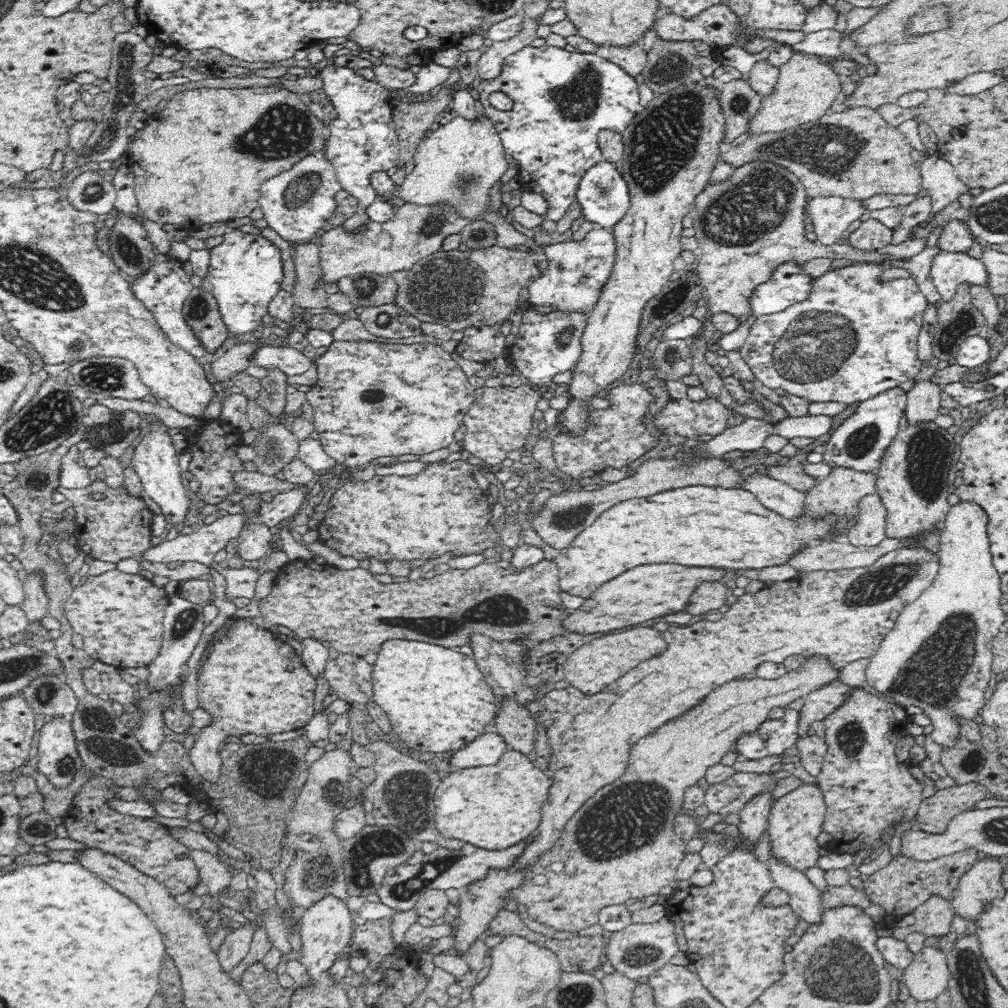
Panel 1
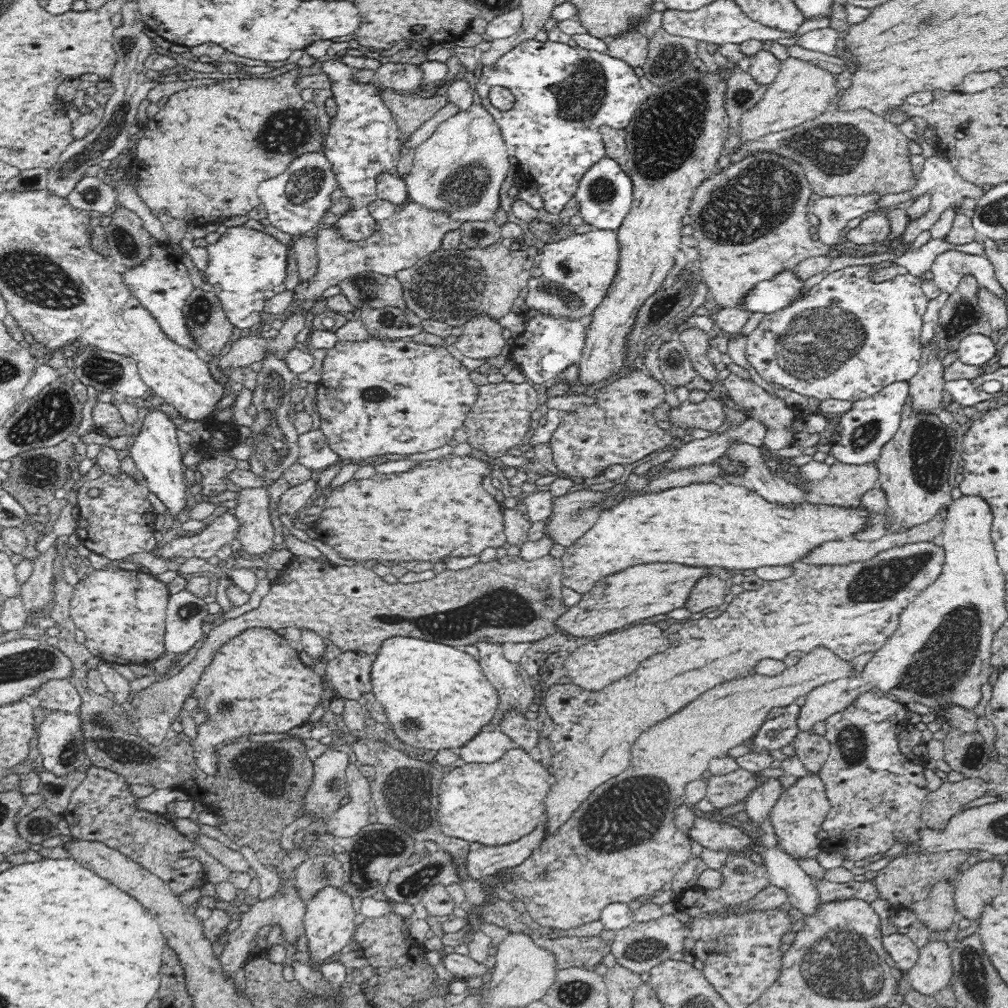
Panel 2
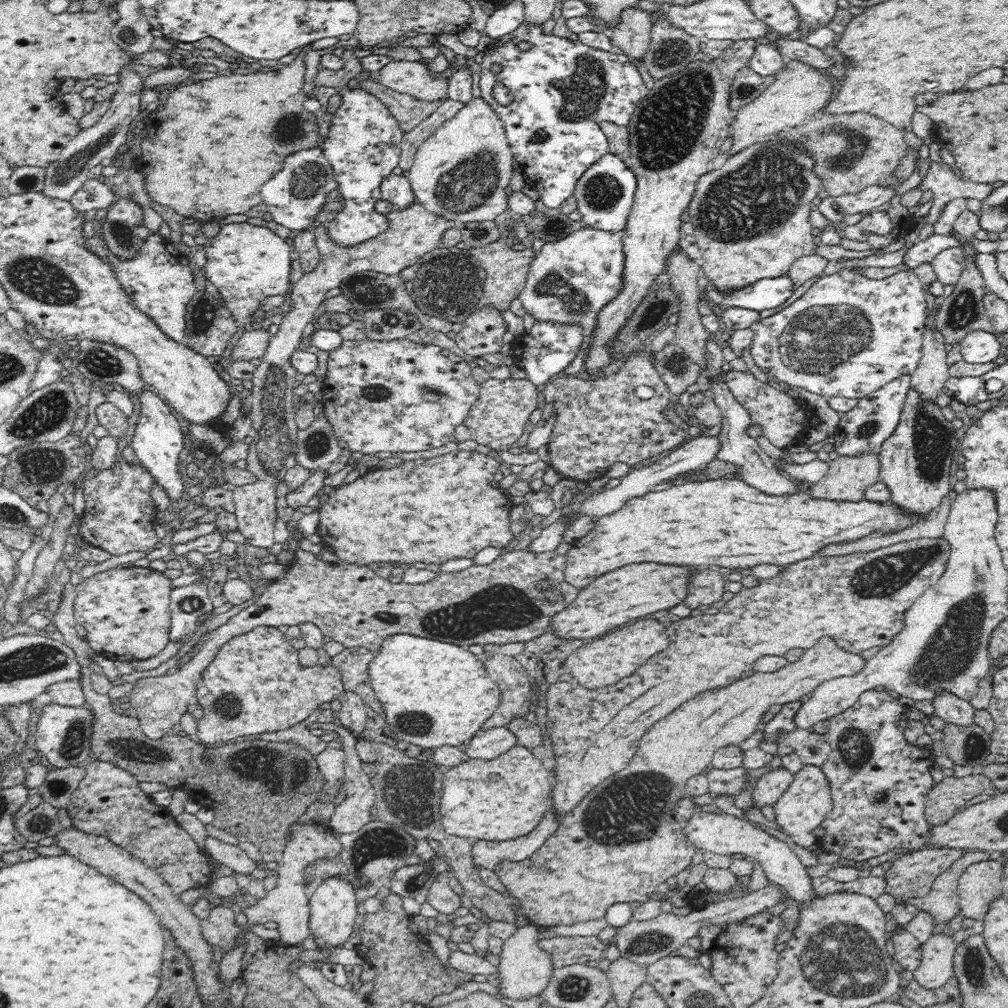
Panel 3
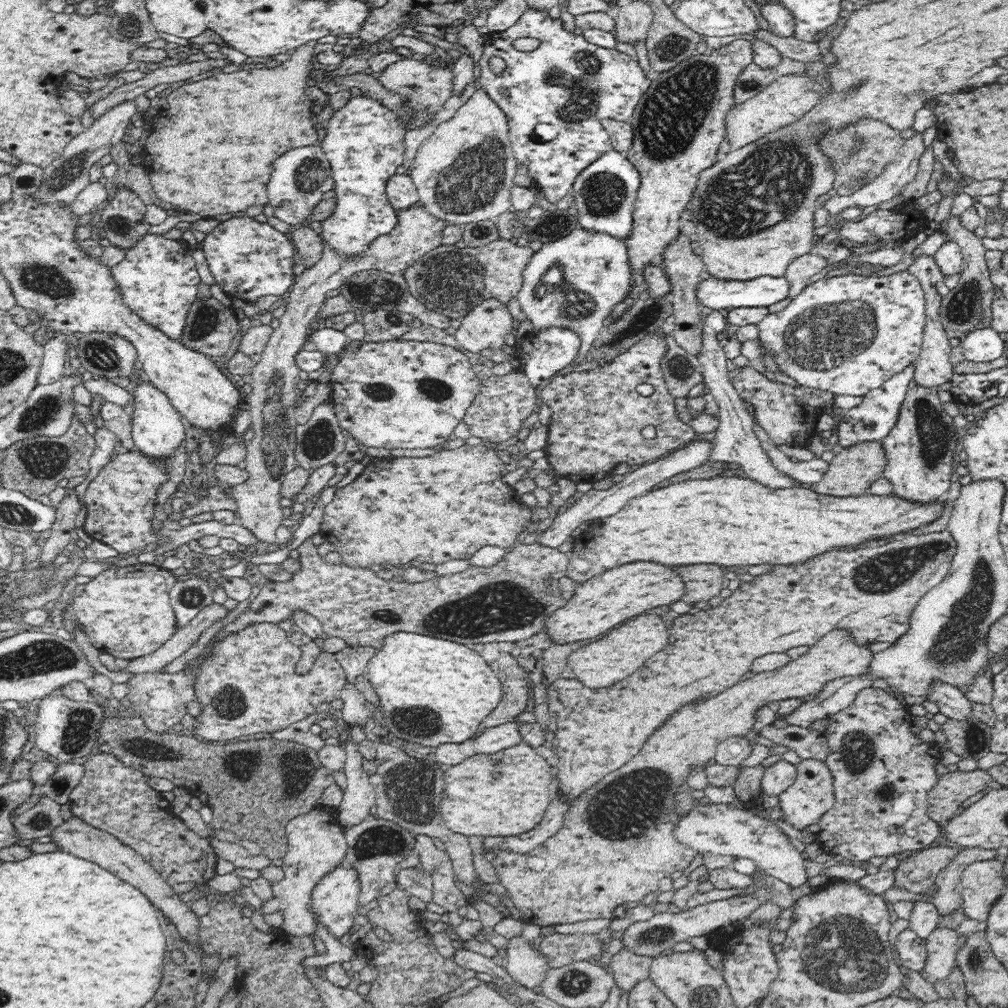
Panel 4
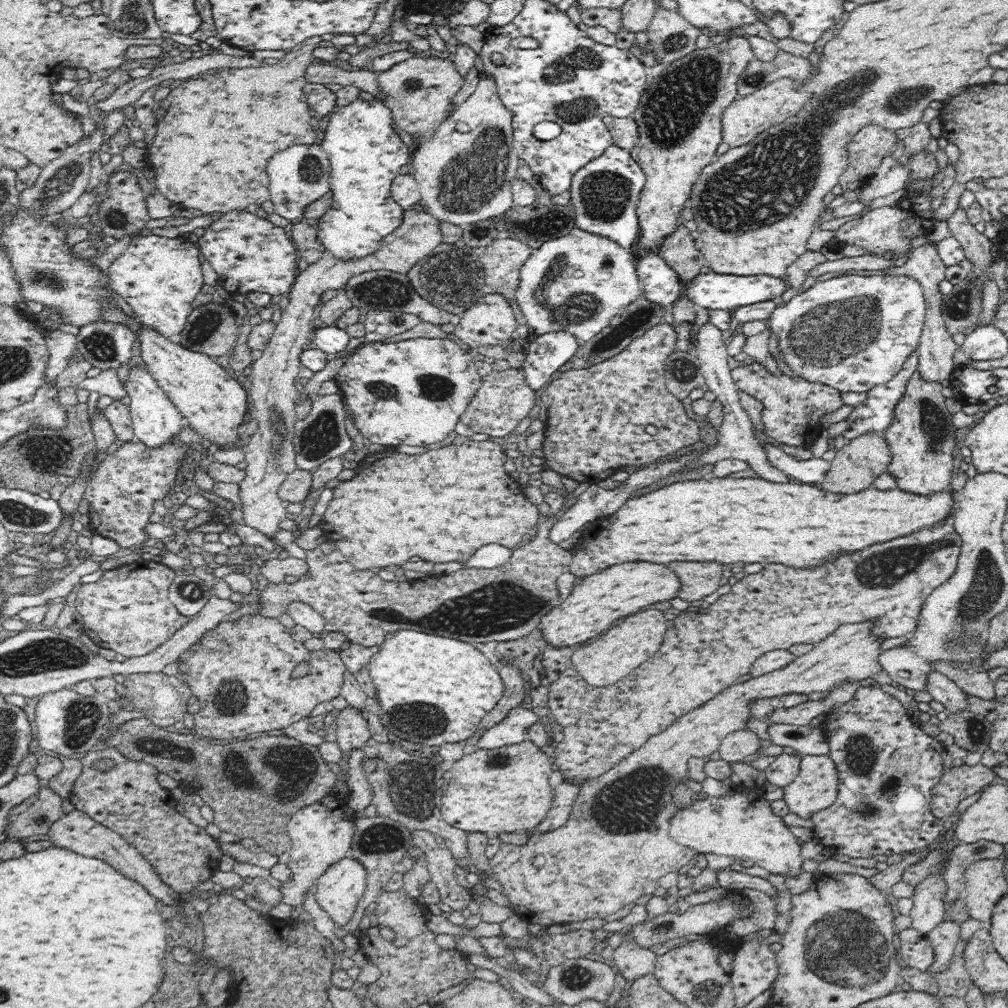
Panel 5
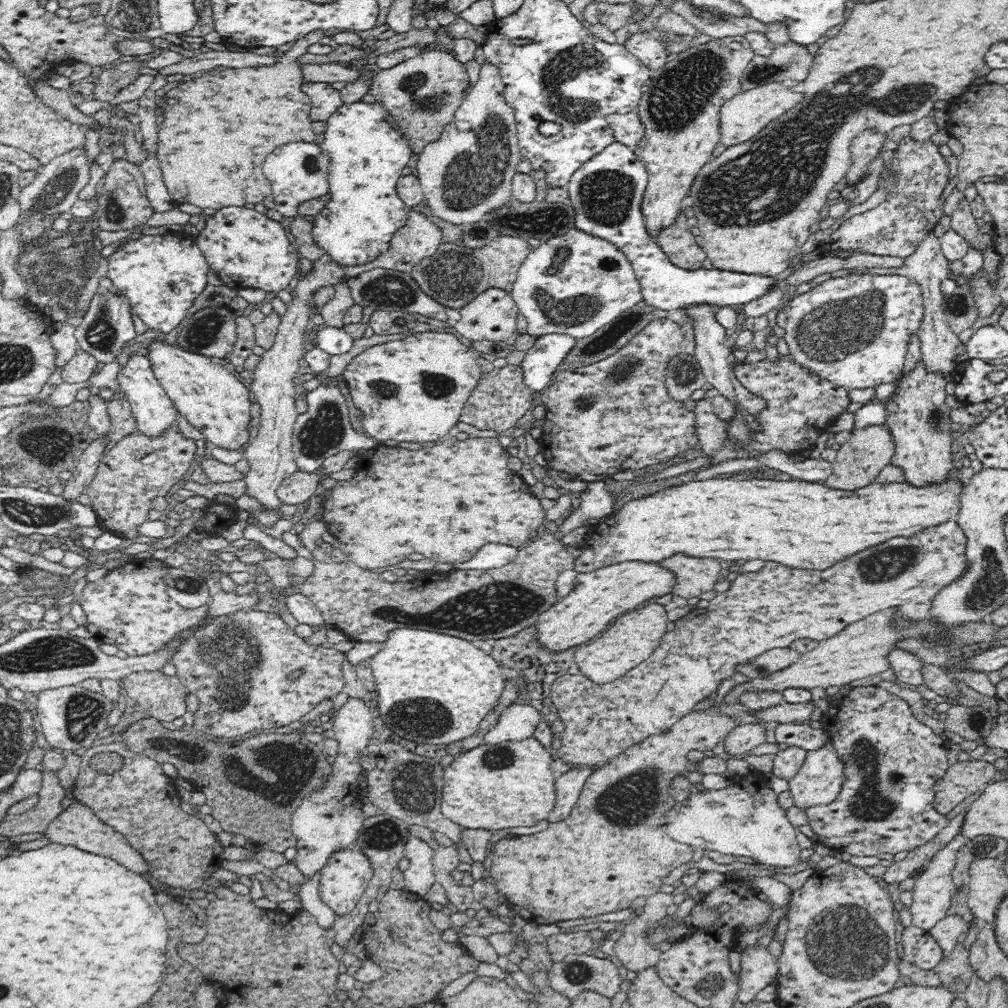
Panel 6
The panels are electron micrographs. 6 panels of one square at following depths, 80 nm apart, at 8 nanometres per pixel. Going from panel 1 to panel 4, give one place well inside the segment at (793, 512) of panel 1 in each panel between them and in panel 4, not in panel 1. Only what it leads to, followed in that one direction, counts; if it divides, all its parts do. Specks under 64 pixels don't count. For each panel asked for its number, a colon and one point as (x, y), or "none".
2: (771, 487)
3: (758, 469)
4: (735, 442)

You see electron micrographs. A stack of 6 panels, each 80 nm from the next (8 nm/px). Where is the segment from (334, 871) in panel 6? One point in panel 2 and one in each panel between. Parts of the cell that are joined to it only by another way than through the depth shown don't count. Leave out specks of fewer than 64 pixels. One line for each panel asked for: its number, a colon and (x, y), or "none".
2: (329, 926)
3: (332, 906)
4: (334, 900)
5: (338, 891)

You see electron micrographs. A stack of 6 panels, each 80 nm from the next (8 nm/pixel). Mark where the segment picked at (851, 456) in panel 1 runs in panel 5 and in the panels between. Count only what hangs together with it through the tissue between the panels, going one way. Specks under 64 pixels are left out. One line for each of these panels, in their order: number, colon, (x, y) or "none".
2: (871, 423)
3: (862, 430)
4: (874, 418)
5: (875, 414)

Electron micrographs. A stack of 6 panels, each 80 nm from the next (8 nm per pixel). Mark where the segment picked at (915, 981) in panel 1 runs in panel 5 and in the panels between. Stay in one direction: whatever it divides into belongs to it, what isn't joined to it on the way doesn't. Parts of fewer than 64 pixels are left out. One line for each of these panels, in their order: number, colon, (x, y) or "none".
2: (932, 972)
3: (936, 967)
4: (941, 945)
5: (944, 938)

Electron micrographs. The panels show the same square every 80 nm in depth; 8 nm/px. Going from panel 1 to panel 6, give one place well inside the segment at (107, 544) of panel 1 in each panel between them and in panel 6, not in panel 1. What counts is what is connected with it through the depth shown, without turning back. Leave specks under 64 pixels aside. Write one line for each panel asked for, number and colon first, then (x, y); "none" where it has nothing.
2: (116, 520)
3: (119, 517)
4: (120, 501)
5: (122, 493)
6: (138, 469)

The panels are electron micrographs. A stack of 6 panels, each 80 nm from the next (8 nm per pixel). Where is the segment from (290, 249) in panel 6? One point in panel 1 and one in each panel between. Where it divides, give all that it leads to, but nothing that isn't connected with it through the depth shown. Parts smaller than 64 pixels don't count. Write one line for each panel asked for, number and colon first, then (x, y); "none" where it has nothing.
1: (245, 271)
2: (245, 268)
3: (247, 263)
4: (247, 259)
5: (250, 254)

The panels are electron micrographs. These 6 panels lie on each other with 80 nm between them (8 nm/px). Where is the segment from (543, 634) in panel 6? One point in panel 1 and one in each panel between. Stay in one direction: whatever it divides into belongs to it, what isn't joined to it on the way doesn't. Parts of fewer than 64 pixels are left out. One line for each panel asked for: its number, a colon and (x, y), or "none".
1: (640, 594)
2: (645, 590)
3: (639, 589)
4: (599, 605)
5: (597, 602)

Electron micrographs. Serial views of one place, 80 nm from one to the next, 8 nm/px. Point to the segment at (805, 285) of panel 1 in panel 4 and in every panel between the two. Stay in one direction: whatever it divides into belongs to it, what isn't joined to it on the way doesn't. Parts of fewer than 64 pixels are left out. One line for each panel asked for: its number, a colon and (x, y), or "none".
2: (769, 296)
3: (766, 294)
4: (761, 292)

